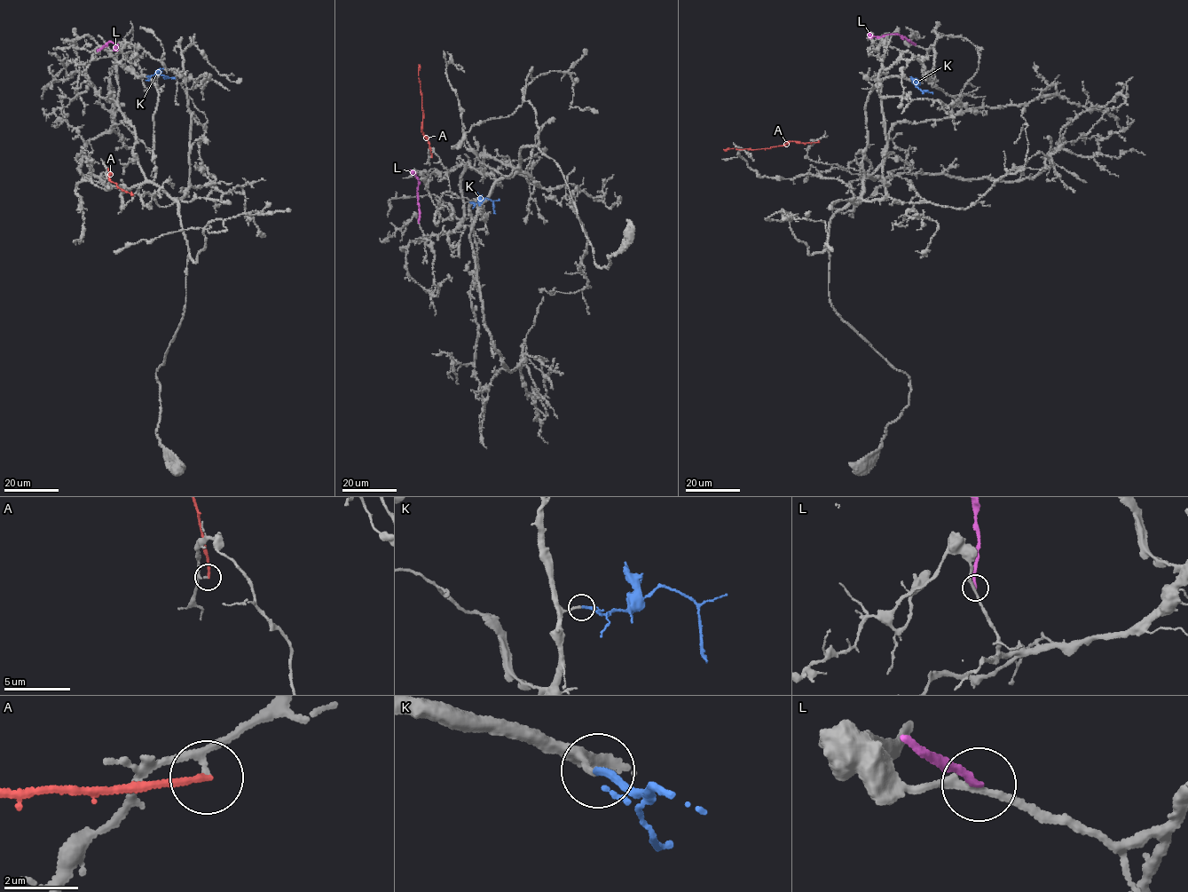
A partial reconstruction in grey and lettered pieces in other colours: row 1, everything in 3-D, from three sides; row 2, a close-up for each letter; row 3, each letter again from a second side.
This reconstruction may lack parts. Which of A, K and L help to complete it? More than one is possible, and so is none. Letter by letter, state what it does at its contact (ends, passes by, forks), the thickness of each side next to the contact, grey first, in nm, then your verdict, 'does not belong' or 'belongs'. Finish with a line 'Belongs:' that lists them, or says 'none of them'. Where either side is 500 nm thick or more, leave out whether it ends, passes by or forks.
A: it ends; calibres 130 and 180 nm; does not belong
K: it ends; calibres 160 and 200 nm; belongs
L: it ends; calibres 200 and 190 nm; does not belong
Belongs: K

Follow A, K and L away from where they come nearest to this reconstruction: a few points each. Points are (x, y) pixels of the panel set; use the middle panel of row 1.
A: (431, 157), (428, 138), (421, 130), (423, 112), (419, 64)
K: (468, 202), (488, 199), (492, 202), (494, 214)
L: (419, 224), (419, 179), (411, 170)

